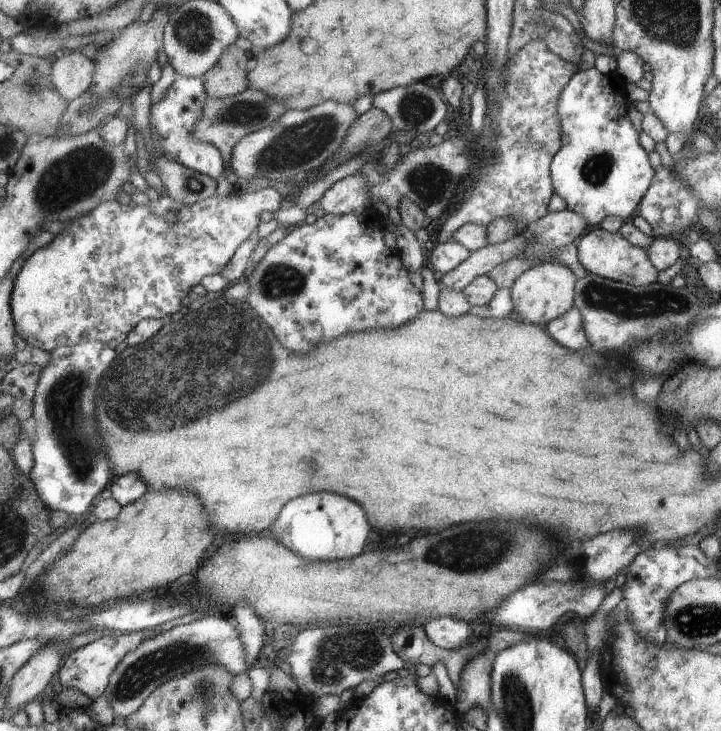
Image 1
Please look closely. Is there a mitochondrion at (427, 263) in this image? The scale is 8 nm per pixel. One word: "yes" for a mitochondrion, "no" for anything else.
no

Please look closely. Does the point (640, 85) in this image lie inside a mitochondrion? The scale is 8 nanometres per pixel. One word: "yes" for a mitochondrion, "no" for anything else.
no

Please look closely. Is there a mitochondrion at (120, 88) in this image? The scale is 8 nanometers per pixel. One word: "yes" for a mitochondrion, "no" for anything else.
yes

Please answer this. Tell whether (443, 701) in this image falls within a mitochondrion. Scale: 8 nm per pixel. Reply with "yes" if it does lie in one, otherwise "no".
no

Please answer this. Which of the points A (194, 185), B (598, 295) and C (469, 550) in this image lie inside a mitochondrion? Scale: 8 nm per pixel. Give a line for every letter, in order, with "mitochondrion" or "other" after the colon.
A: mitochondrion
B: mitochondrion
C: mitochondrion

